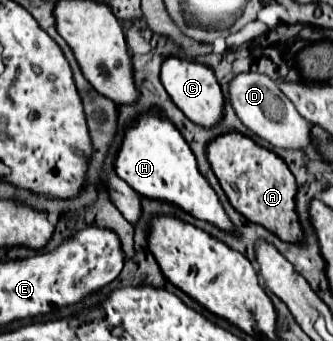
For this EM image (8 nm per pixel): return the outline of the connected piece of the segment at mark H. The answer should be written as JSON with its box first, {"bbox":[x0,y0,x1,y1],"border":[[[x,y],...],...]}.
{"bbox":[115,111,235,235],"border":[[[157,111],[147,113],[139,121],[127,129],[123,145],[115,159],[115,171],[117,175],[129,183],[141,197],[157,199],[173,203],[175,207],[183,209],[185,213],[193,215],[195,219],[207,221],[221,231],[227,231],[235,235],[235,225],[227,217],[217,193],[207,183],[207,179],[197,169],[197,161],[193,151],[189,149],[183,135],[175,129],[171,121],[161,117]]]}

